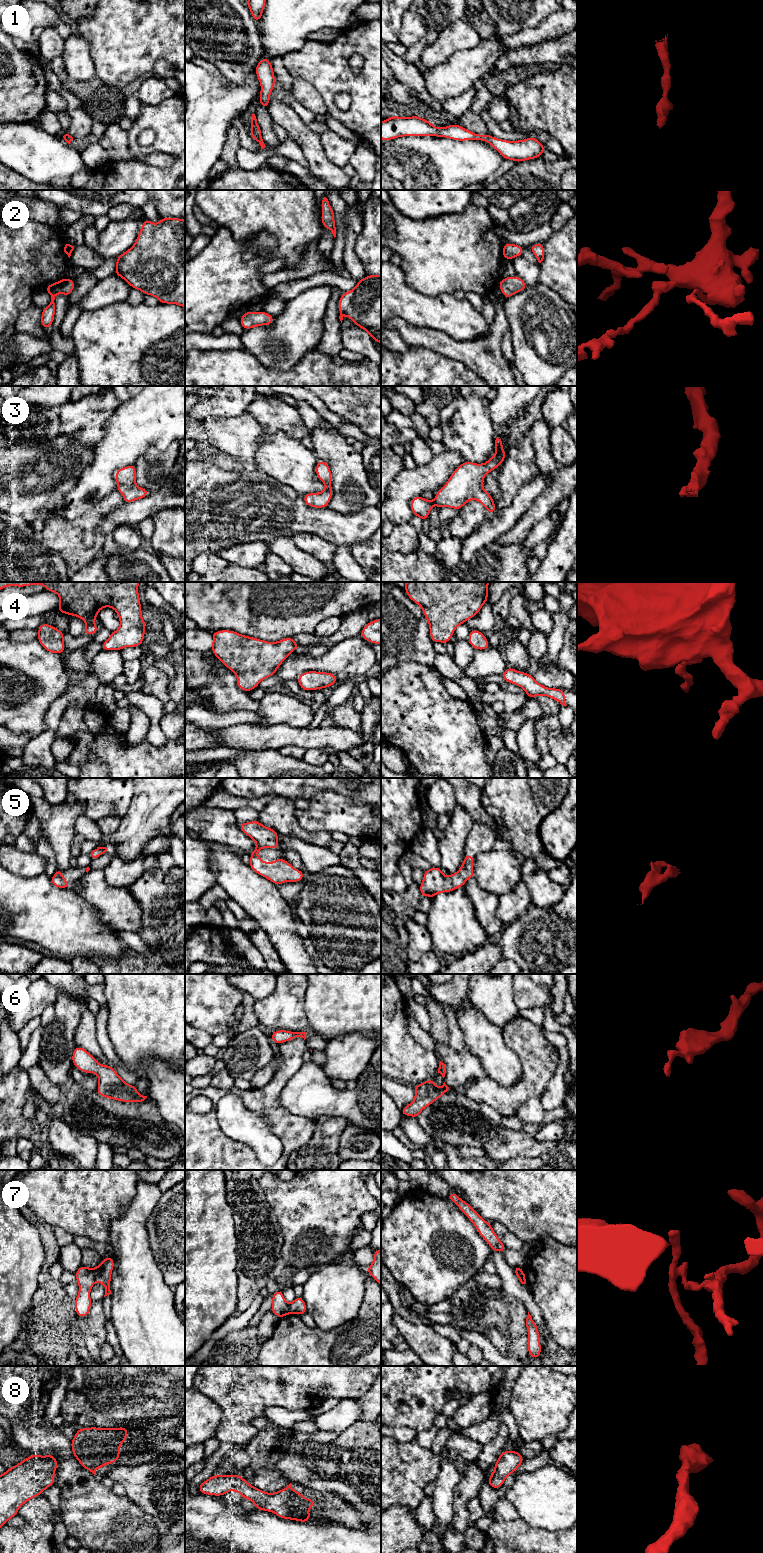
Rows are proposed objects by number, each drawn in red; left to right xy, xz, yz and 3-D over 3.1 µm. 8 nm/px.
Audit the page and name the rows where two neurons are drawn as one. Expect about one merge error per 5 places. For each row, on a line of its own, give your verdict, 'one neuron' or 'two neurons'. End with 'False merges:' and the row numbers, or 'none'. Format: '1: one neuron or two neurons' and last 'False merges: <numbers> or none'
1: one neuron
2: one neuron
3: one neuron
4: one neuron
5: one neuron
6: one neuron
7: two neurons
8: one neuron
False merges: 7

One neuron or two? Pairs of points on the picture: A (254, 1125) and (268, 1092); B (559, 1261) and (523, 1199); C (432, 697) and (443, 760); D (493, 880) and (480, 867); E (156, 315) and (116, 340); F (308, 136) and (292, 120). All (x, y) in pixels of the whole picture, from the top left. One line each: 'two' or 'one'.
A: two
B: two
C: one
D: one
E: one
F: one

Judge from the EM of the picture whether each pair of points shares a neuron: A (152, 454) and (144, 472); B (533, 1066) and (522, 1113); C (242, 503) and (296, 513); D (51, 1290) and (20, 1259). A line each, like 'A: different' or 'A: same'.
A: same
B: different
C: same
D: different

